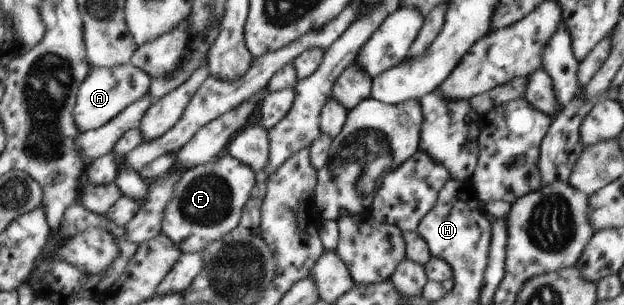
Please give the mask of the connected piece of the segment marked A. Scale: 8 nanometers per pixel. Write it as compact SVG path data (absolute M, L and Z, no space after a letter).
M131 62L114 67L91 68L79 87L74 106L74 119L80 132L98 129L113 120L124 108L148 93L150 79L149 73Z

